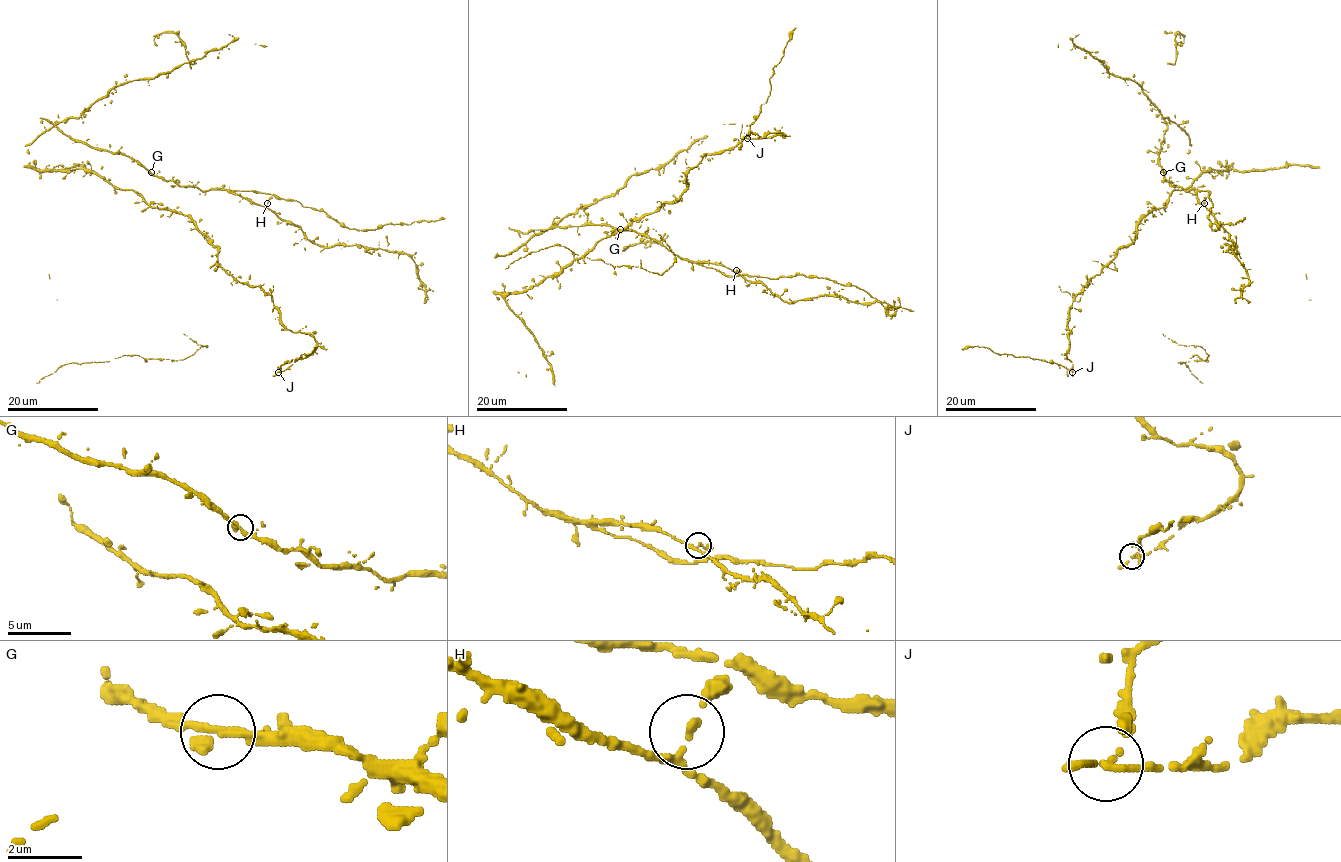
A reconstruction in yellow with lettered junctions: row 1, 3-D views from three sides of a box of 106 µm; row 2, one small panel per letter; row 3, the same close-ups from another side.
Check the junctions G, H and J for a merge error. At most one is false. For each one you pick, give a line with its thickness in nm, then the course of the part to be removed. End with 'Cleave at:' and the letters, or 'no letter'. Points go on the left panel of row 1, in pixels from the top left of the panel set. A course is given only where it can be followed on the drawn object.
J: 160 nm | (278, 372), (281, 365), (312, 353), (315, 347), (327, 348)
Cleave at: J

